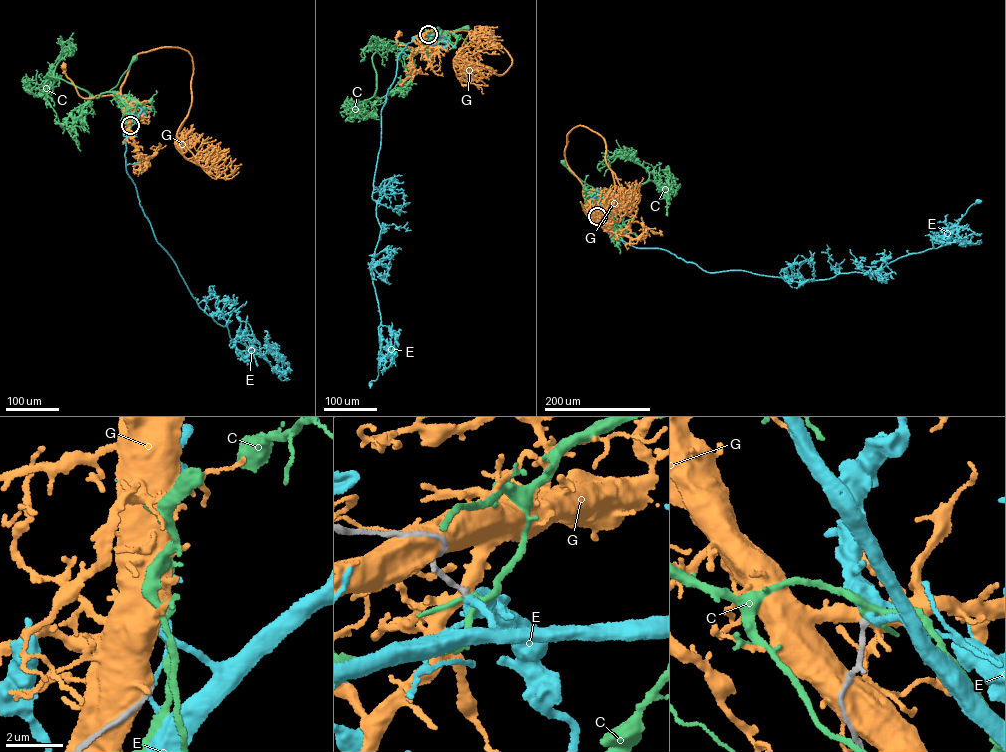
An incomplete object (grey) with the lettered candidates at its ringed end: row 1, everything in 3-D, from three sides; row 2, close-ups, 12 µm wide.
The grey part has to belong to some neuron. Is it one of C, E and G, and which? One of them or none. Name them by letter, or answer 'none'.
none

